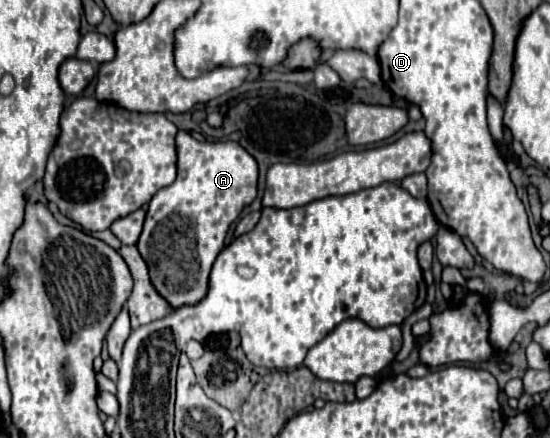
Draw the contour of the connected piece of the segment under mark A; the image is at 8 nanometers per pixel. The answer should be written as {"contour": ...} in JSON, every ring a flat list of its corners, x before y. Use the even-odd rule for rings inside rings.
{"contour":[[179,132,177,134,177,178,171,186,165,186,161,188,149,202,149,208,147,208,147,216,145,216,145,226,141,230,141,236,137,240,137,250,141,254,141,258,147,262,149,266,149,278,153,282,153,288,167,300,167,304,173,308,173,310,179,310,181,306,195,306,197,302,201,302,201,298,205,298,207,290,209,290,209,274,211,274,211,268,213,268,213,262,217,258,217,254,221,252,221,248,225,246,225,236,229,234,229,228,231,224,241,216,243,208,249,206,257,196,257,162,255,158,245,150,241,148,237,142,197,142,193,136,189,136,187,132]]}

